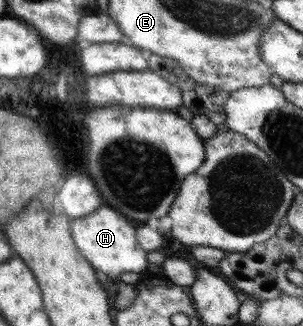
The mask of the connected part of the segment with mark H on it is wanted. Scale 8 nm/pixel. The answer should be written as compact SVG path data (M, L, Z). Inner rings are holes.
M98 207L92 215L74 219L70 224L73 242L93 269L102 271L110 279L119 278L121 273L142 273L147 266L146 252L134 237L134 225L108 207Z

